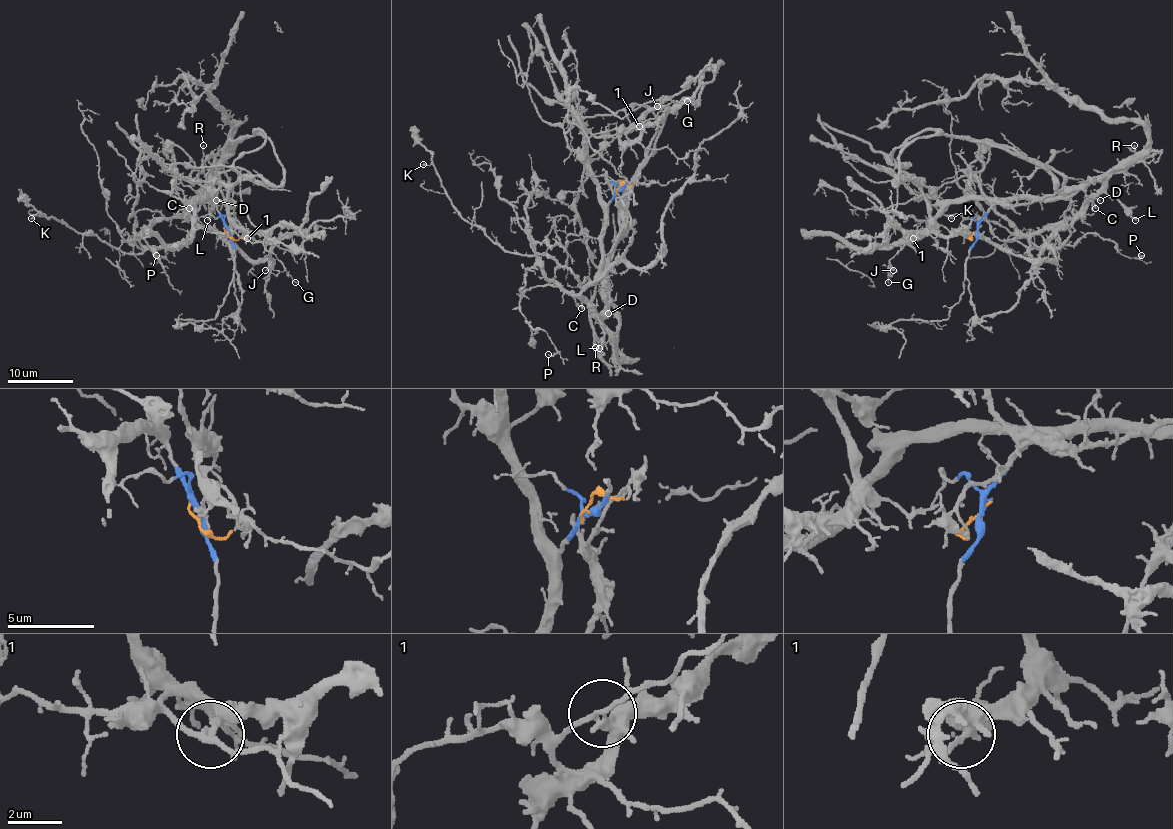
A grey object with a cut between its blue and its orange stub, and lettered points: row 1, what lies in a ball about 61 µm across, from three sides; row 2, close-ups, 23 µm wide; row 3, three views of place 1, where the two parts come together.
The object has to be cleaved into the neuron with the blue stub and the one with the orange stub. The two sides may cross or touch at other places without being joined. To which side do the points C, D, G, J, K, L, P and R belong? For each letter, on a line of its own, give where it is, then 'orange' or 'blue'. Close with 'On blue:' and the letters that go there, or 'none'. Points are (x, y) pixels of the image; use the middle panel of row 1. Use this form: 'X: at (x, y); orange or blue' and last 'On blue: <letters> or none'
C: at (581, 308); orange
D: at (608, 313); orange
G: at (687, 101); blue
J: at (657, 106); blue
K: at (423, 164); blue
L: at (599, 348); orange
P: at (548, 354); orange
R: at (595, 347); blue
On blue: G, J, K, R

